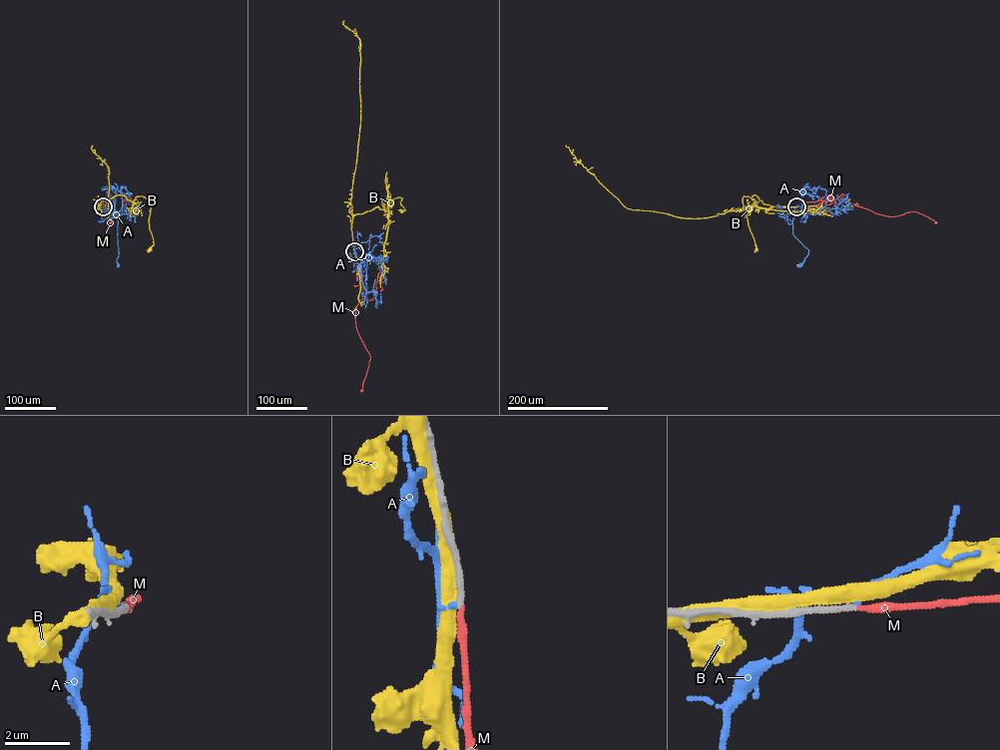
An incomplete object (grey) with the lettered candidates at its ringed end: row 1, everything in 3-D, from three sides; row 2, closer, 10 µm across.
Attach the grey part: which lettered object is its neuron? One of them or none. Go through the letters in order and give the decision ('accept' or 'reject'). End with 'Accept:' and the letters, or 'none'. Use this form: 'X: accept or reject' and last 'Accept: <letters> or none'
A: reject
B: reject
M: accept
Accept: M

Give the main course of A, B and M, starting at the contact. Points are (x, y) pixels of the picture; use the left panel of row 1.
A: (103, 206), (105, 211), (118, 214), (118, 266)
B: (103, 206), (102, 200), (116, 195), (134, 201), (137, 196), (144, 196), (150, 206), (151, 249)
M: (103, 206), (112, 197), (105, 203), (104, 210), (113, 216), (119, 214), (116, 211), (110, 222)

